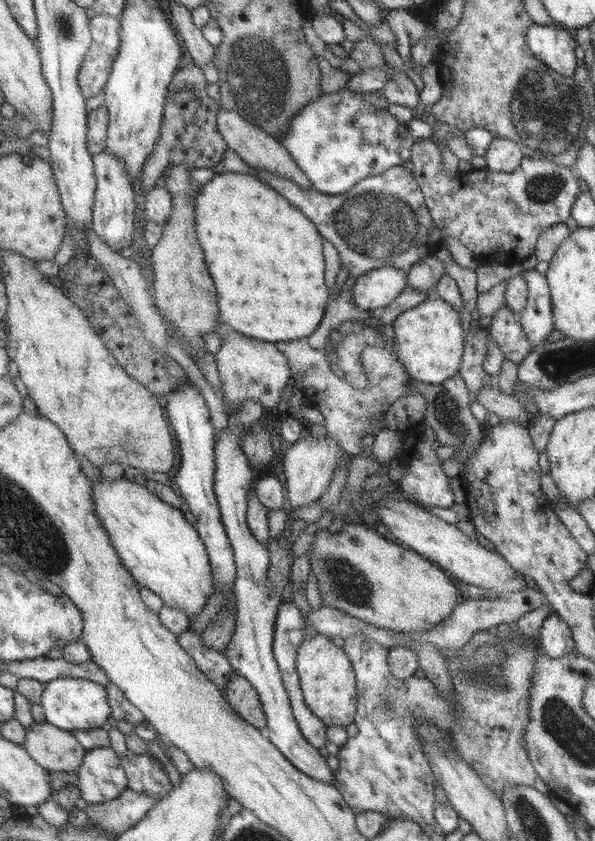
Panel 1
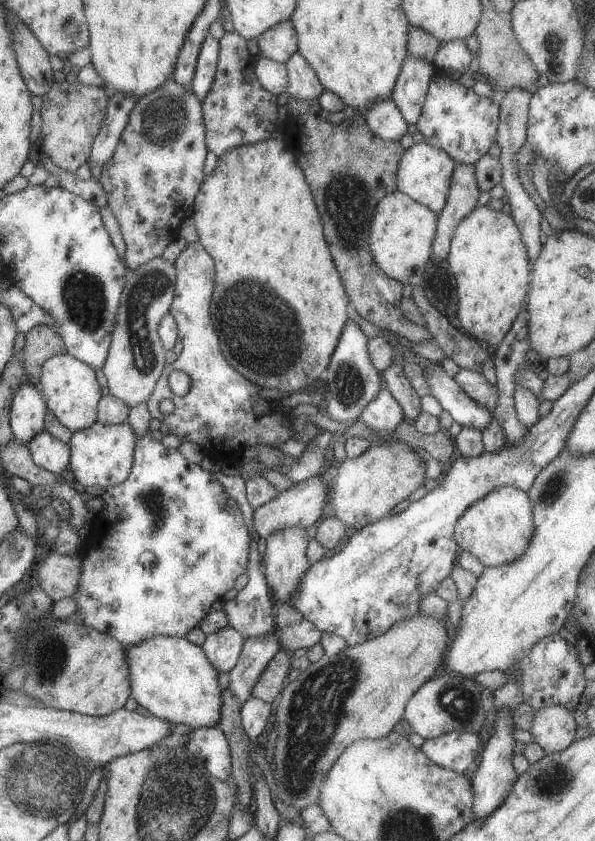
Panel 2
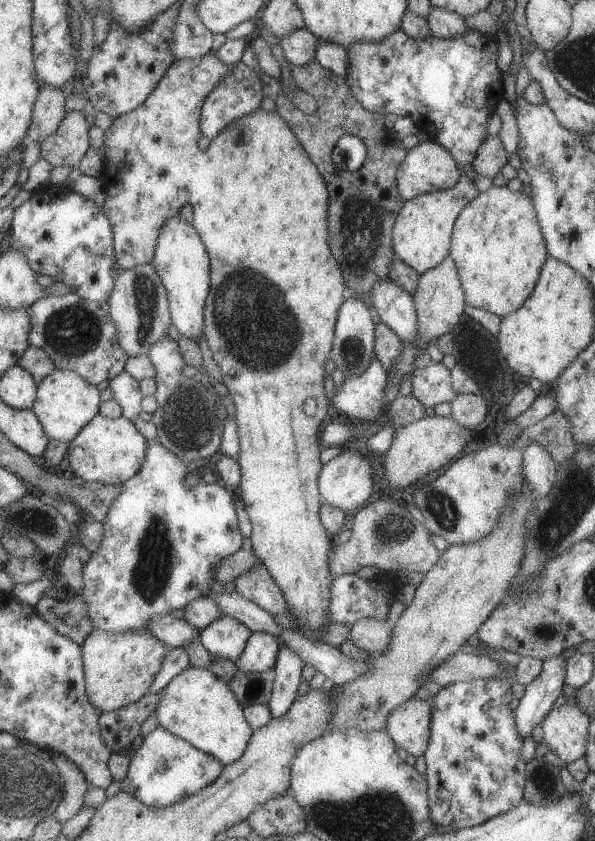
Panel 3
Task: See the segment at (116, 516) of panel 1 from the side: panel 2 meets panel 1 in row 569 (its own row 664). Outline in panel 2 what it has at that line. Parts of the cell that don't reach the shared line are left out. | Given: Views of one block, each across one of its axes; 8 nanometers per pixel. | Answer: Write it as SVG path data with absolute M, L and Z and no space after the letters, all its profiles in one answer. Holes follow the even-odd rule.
M153 636L137 646L124 646L125 662L129 668L131 696L136 704L145 708L151 716L183 725L191 730L217 727L222 705L221 690L217 683L218 672L211 666L200 646L191 644L185 637Z

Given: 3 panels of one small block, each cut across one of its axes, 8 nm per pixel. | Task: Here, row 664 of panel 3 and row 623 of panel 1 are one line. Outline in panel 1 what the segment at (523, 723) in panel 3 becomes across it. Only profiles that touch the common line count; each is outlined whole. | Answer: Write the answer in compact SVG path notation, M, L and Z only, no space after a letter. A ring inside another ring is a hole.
M555 613L543 619L538 630L538 644L542 652L551 658L562 657L574 648L571 631Z

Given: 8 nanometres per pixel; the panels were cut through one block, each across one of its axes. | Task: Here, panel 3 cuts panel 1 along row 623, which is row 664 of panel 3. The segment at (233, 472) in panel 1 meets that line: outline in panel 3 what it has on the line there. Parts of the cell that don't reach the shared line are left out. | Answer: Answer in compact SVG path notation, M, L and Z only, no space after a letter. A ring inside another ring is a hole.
M253 631L249 635L239 658L235 660L236 668L244 673L262 673L274 667L280 644L267 632Z

